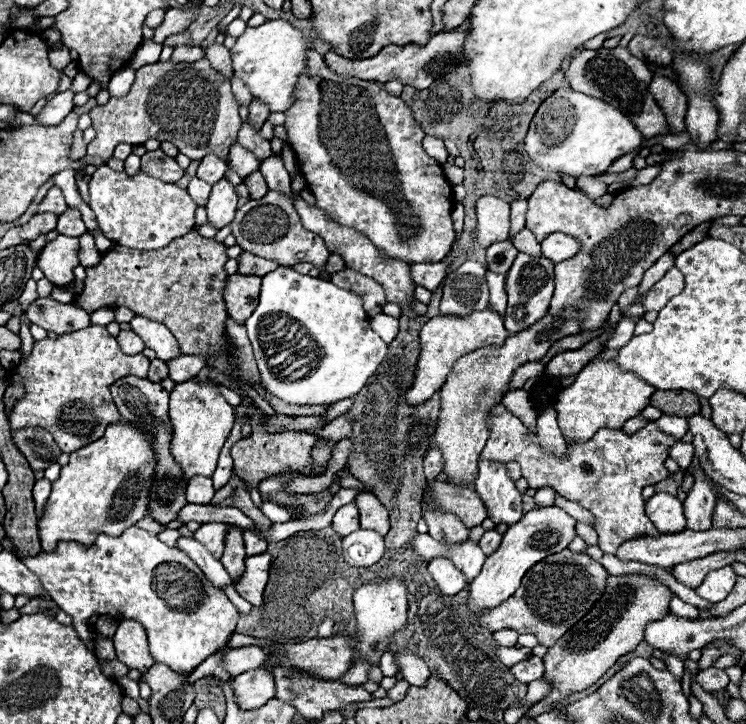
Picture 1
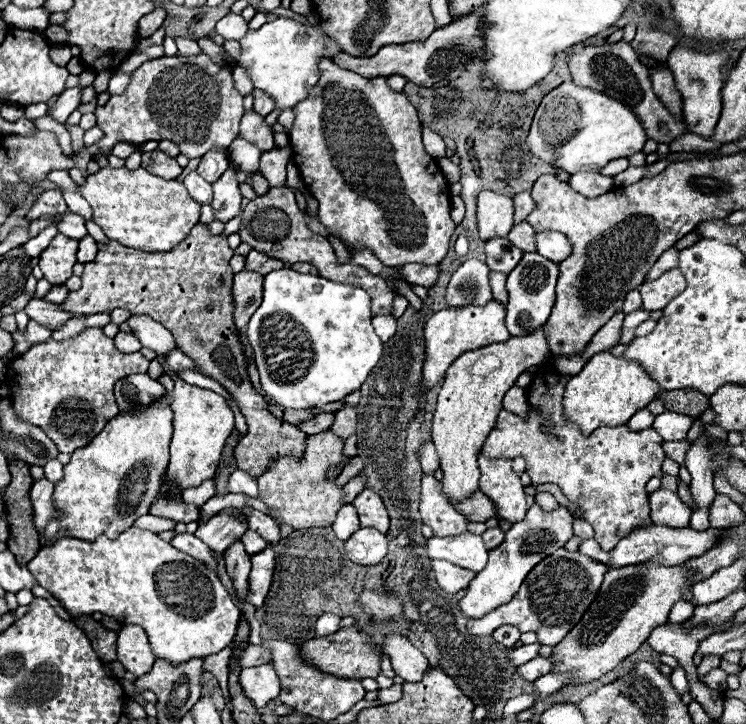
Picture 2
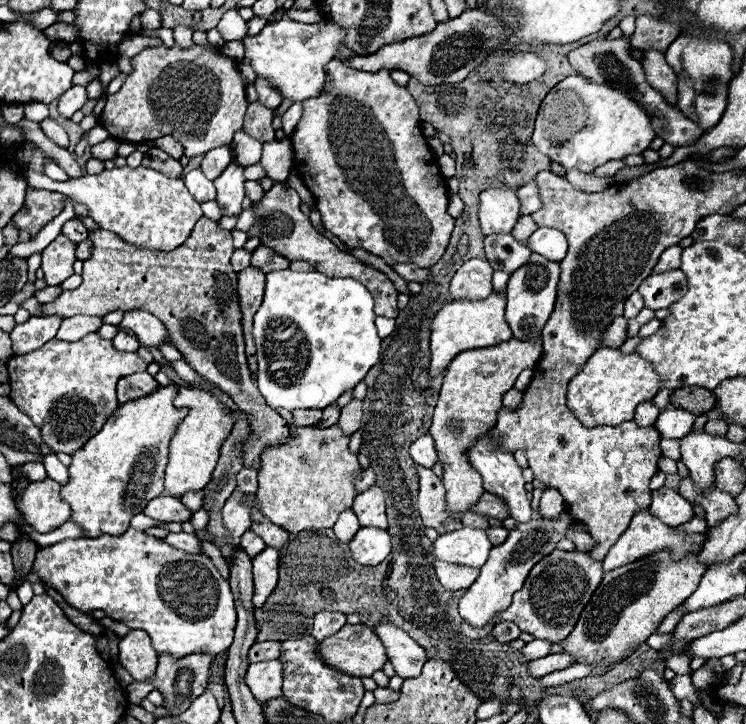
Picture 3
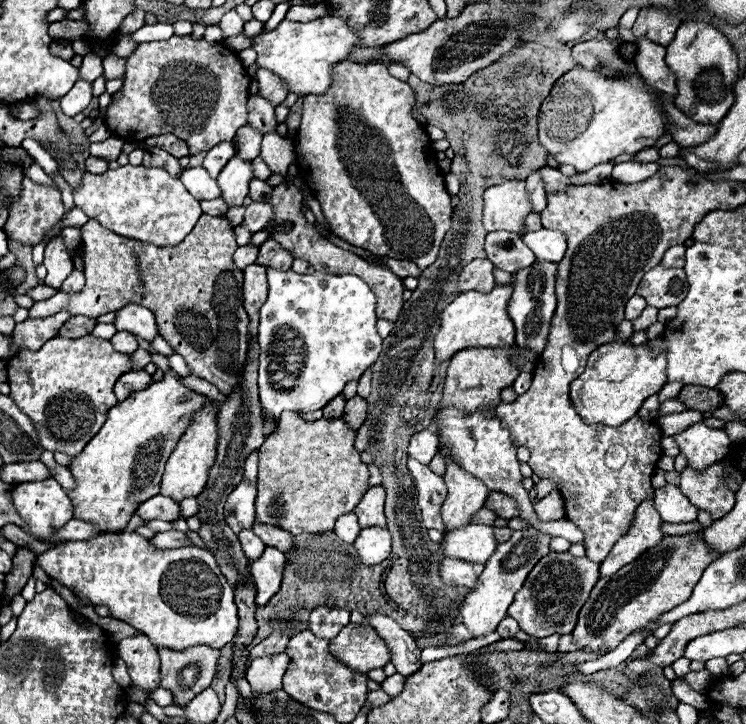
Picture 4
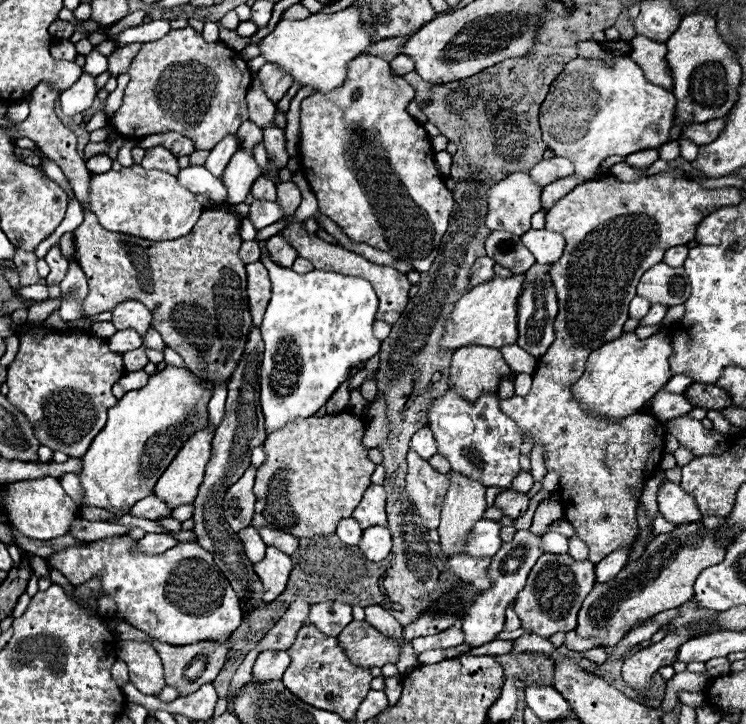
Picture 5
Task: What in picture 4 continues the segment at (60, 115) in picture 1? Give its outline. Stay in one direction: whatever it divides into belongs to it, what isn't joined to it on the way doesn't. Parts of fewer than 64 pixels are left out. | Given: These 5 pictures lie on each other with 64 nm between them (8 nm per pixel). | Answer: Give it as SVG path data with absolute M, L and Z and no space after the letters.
M84 80L76 82L72 90L60 98L60 108L66 116L76 116L80 114L92 100L92 86Z

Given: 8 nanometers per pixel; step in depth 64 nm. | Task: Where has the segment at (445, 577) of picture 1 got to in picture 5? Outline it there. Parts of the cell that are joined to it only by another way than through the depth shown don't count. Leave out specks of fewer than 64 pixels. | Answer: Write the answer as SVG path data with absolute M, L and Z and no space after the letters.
M450 556L448 558L448 570L454 572L454 576L466 584L472 584L478 590L486 590L490 586L486 570L488 570L490 558L472 558L472 556Z

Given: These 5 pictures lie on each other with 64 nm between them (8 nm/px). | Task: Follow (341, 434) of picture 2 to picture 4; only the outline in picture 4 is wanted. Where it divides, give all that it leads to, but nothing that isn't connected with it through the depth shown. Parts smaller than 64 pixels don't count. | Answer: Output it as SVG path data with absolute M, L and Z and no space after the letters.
M354 396L352 400L346 402L342 420L348 424L350 430L356 430L364 424L364 418L366 418L366 400L360 396Z

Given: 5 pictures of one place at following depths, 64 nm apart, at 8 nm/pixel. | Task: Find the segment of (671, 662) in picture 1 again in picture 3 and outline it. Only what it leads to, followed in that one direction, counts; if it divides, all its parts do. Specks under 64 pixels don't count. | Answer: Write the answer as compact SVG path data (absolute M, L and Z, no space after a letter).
M676 674L670 680L670 688L678 700L690 700L692 704L700 704L700 700L696 696L696 688L692 686L692 680L688 674Z

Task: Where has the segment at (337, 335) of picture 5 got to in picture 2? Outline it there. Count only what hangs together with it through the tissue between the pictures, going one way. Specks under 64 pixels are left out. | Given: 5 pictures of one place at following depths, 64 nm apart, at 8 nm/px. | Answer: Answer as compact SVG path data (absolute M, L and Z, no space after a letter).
M282 268L282 270L274 270L270 274L264 276L264 298L262 298L262 304L260 308L252 314L250 322L248 322L248 340L254 348L254 358L256 358L256 366L258 366L258 372L260 372L260 382L262 382L262 390L280 406L284 408L314 408L314 406L324 406L324 404L330 404L330 402L338 402L338 400L344 400L348 394L360 390L360 386L364 384L364 380L368 378L368 374L372 372L372 368L380 362L382 358L382 352L384 352L384 346L382 346L382 340L376 336L374 328L372 328L372 314L370 314L370 298L364 290L360 288L354 288L354 286L346 286L346 284L338 284L338 282L332 282L332 280L326 280L322 276L312 276L312 274L300 274L296 270L290 270L290 268Z

